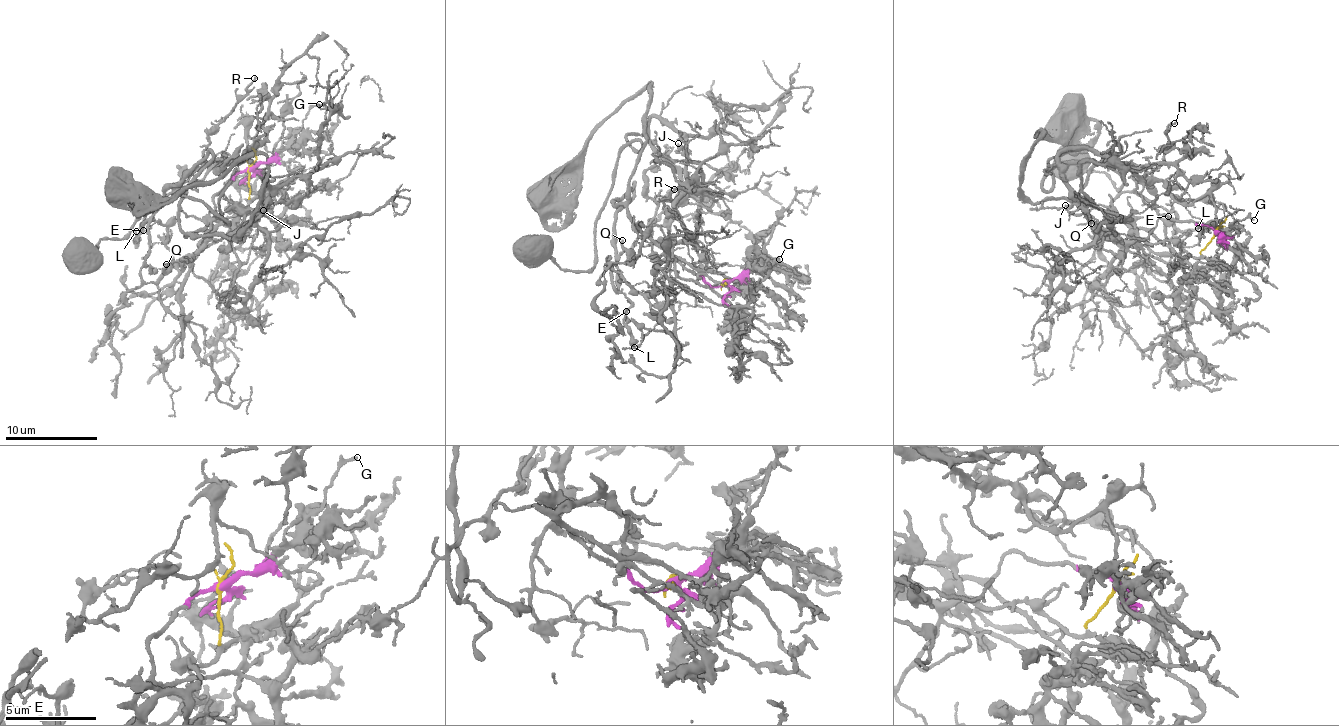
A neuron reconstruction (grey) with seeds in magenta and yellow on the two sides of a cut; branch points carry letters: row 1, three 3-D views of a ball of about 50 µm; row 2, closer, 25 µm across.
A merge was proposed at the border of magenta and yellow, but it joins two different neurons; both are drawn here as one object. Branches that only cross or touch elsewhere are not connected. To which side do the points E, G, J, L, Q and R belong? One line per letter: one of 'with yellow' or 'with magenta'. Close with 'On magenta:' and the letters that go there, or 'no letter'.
E: with magenta
G: with magenta
J: with yellow
L: with magenta
Q: with magenta
R: with magenta
On magenta: E, G, L, Q, R

